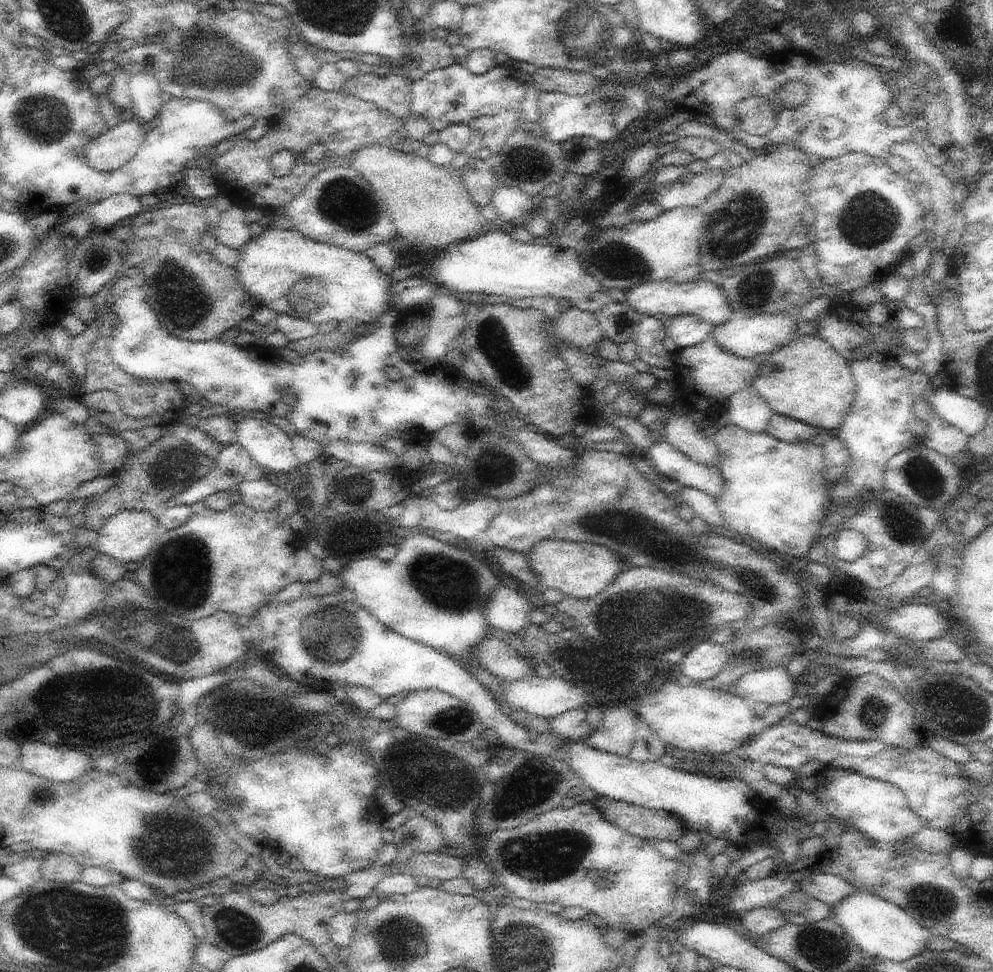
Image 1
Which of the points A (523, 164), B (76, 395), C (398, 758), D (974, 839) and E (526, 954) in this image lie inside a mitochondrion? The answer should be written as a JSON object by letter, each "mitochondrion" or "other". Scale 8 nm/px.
{"A":"mitochondrion","B":"other","C":"mitochondrion","D":"other","E":"mitochondrion"}

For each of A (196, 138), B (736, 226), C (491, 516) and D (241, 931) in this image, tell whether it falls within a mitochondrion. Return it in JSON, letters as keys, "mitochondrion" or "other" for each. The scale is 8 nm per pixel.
{"A":"other","B":"mitochondrion","C":"other","D":"mitochondrion"}

